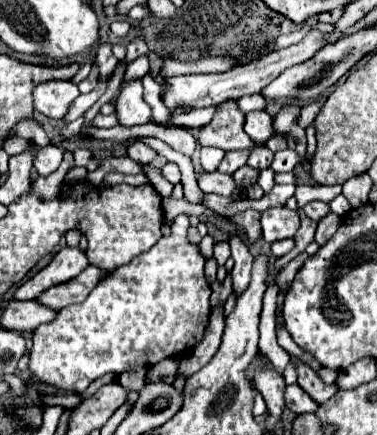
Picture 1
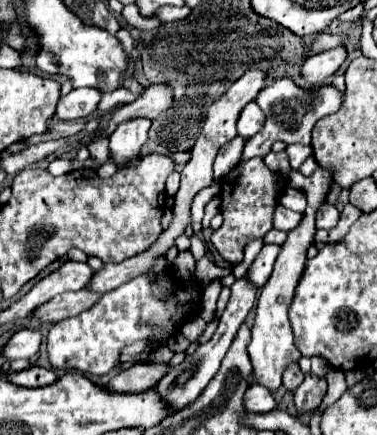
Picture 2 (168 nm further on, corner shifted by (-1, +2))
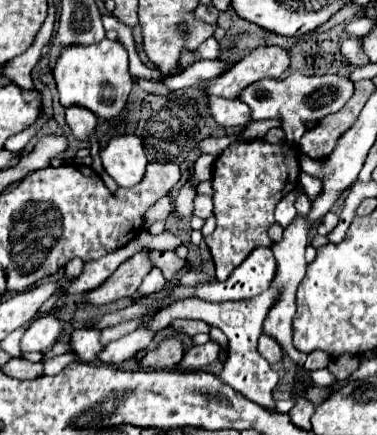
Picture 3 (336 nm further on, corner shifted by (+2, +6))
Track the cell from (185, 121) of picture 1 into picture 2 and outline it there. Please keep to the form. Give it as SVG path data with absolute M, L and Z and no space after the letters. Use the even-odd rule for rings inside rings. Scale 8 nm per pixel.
M127 121L115 129L115 133L109 137L109 159L115 165L125 165L139 157L139 151L143 143L147 141L147 131L151 127L151 121Z

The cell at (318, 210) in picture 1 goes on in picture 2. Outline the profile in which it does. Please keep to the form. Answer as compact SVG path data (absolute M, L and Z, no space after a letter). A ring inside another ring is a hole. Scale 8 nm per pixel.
M325 203L323 209L319 209L317 213L317 229L333 229L337 221L339 221L339 211L333 205Z

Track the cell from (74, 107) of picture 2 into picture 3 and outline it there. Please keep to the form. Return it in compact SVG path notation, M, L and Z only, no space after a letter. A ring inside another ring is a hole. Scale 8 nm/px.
M70 105L66 109L66 123L72 137L86 141L98 123L98 117L94 113L88 113L88 109L80 109L80 105Z

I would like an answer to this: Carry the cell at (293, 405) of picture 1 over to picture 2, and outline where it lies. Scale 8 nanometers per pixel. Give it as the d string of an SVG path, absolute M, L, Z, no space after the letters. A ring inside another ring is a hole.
M289 363L283 371L283 385L289 389L289 391L295 391L303 381L303 373L299 369L297 363Z

